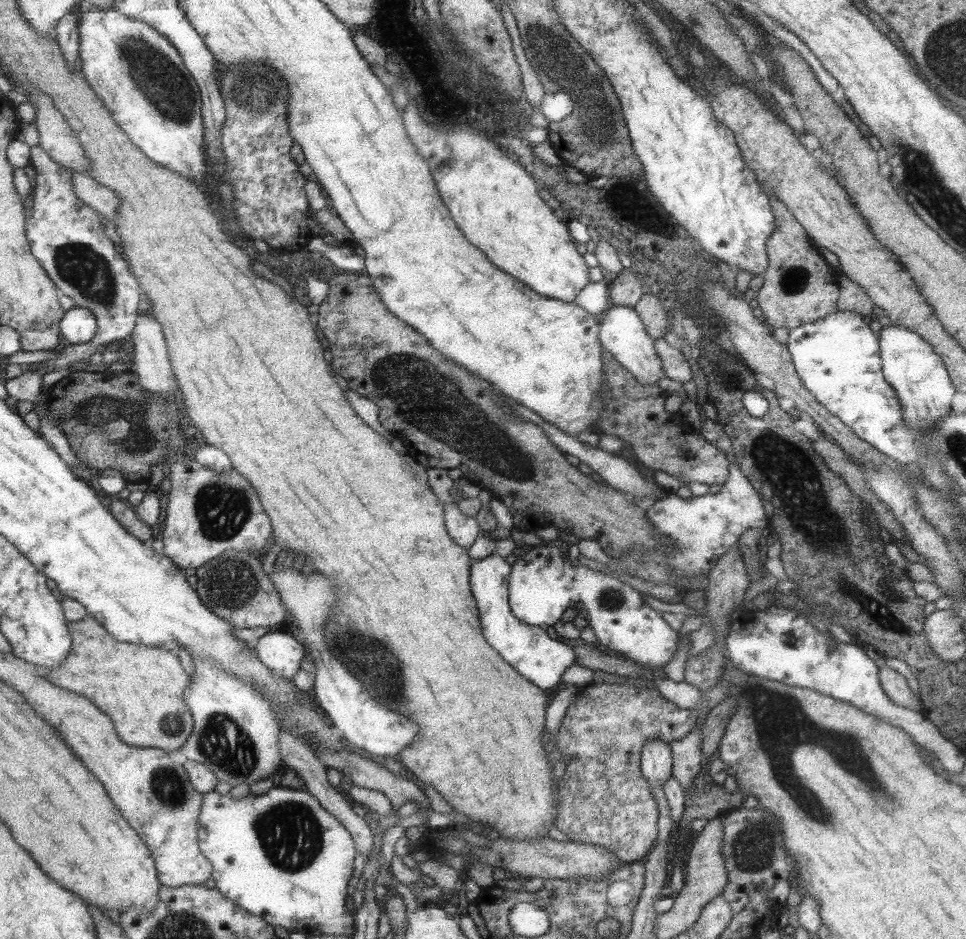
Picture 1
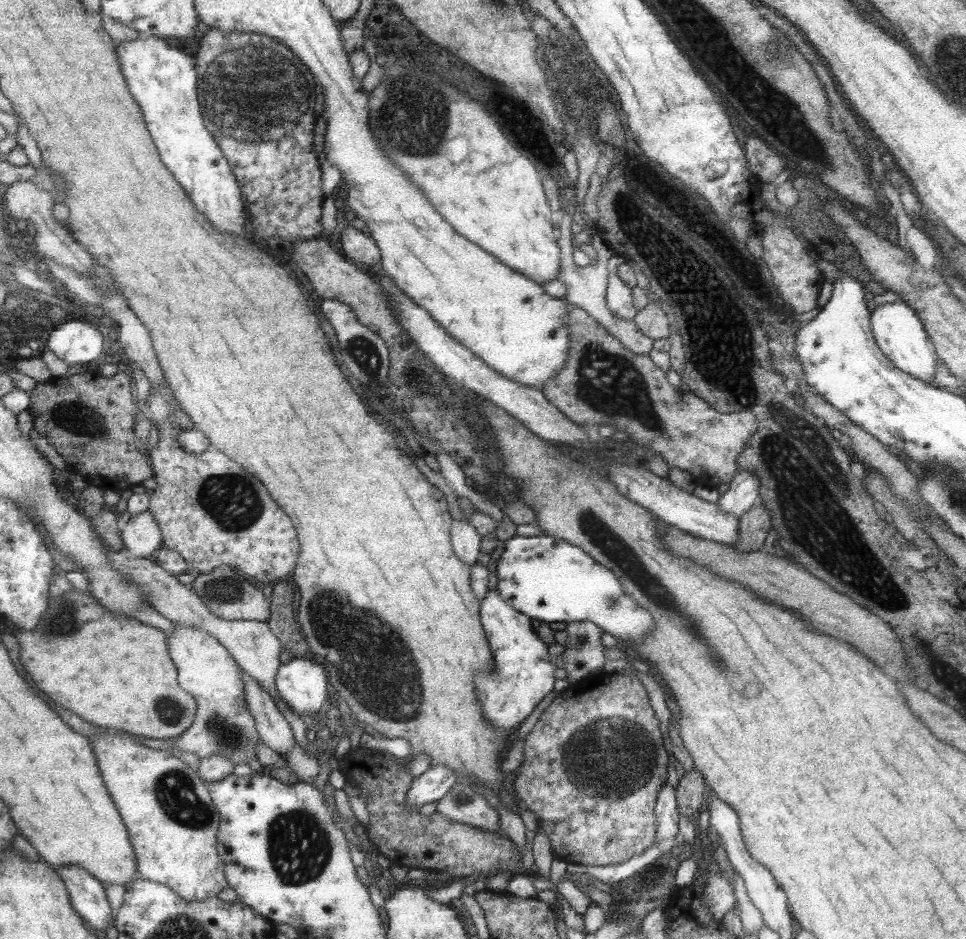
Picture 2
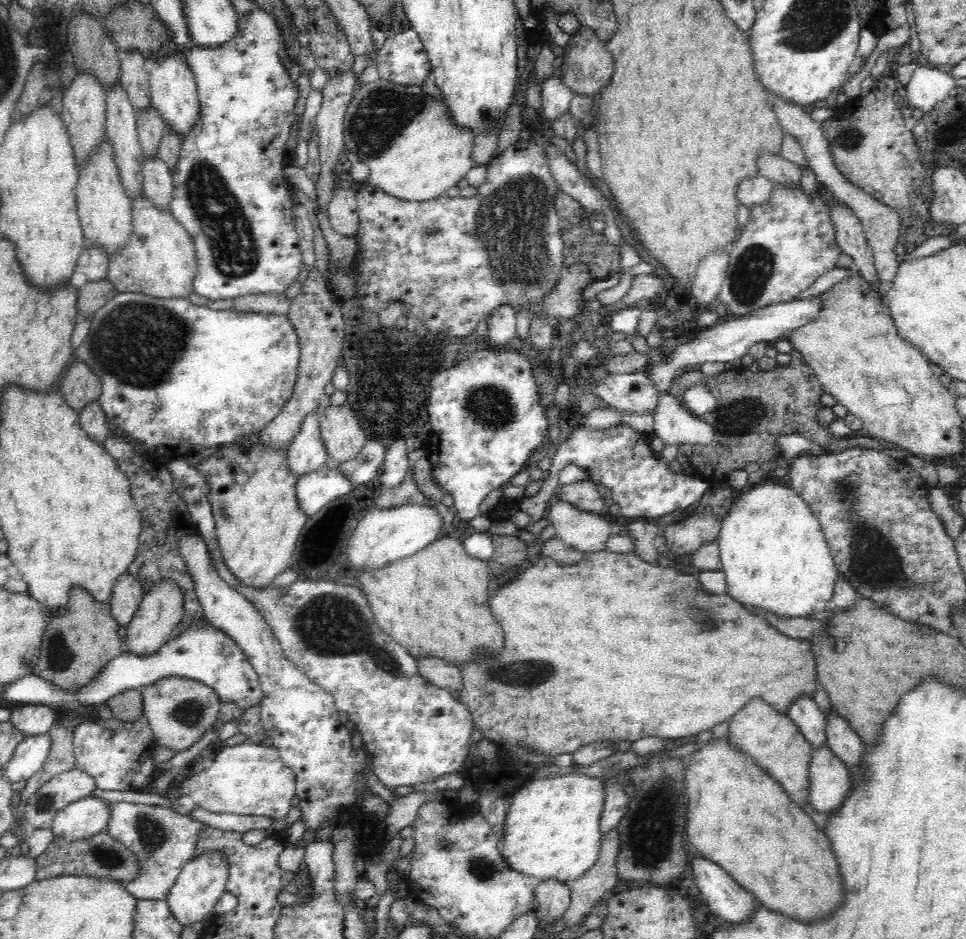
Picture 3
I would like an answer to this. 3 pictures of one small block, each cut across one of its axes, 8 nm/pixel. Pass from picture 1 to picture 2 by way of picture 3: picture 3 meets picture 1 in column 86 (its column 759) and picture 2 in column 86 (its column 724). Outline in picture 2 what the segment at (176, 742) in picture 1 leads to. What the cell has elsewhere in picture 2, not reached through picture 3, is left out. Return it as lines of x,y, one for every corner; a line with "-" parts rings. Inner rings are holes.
73,587
70,592
66,592
62,596
52,595
49,612
42,621
41,626
36,630
23,630
18,629
15,631
15,636
21,646
20,658
23,666
27,672
33,677
34,683
44,694
44,690
48,692
48,696
52,696
58,704
62,704
68,710
78,712
82,718
98,724
98,726
116,726
120,730
124,730
127,734
134,736
146,737
149,739
170,739
179,737
184,731
188,730
194,722
194,716
197,716
196,703
194,697
190,696
181,687
180,682
177,680
177,665
173,663
172,656
169,652
168,635
157,628
146,625
134,617
130,616
116,616
112,614
107,608
92,594
80,591

